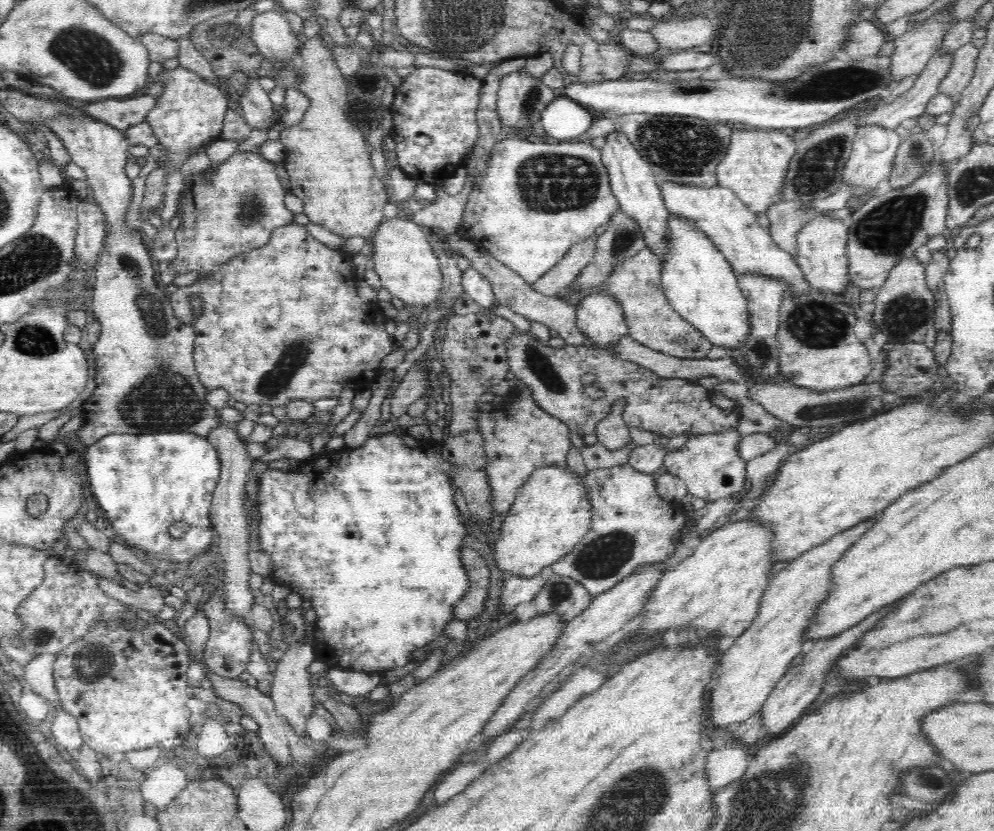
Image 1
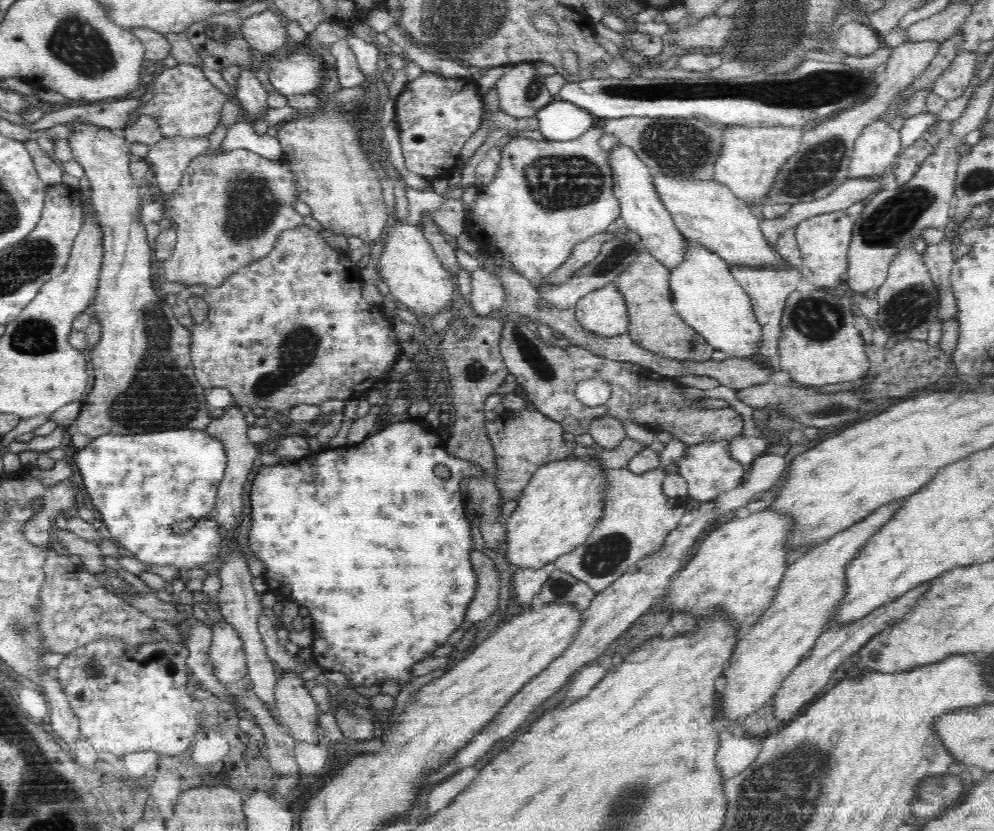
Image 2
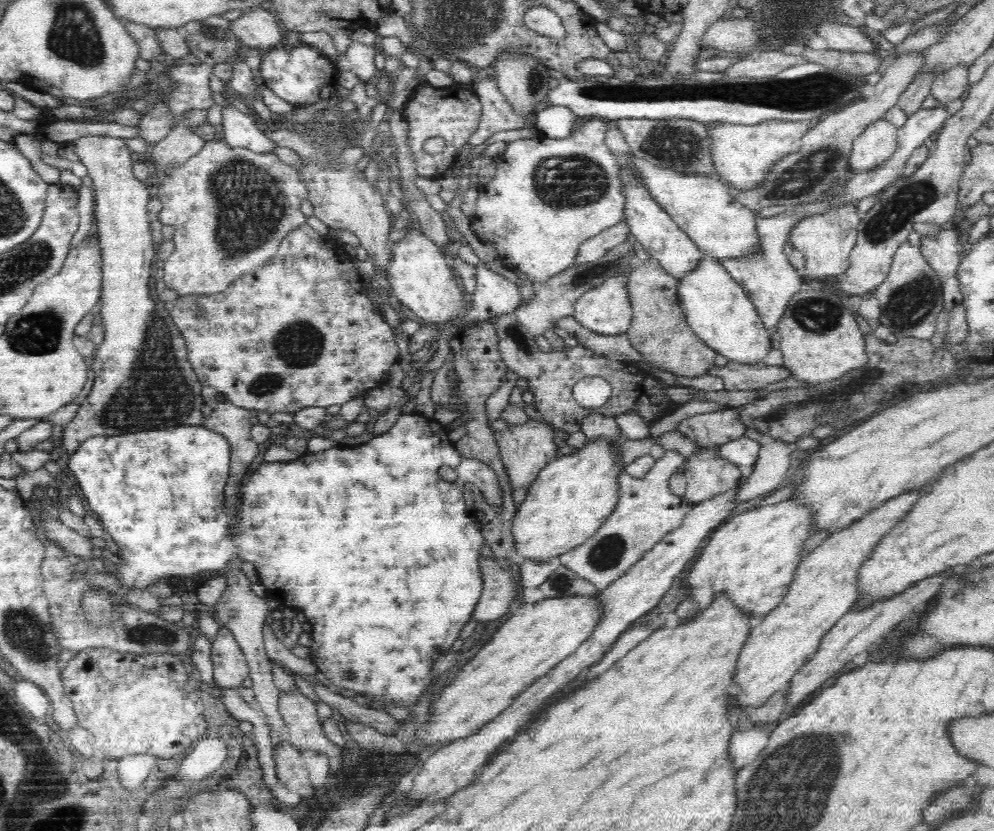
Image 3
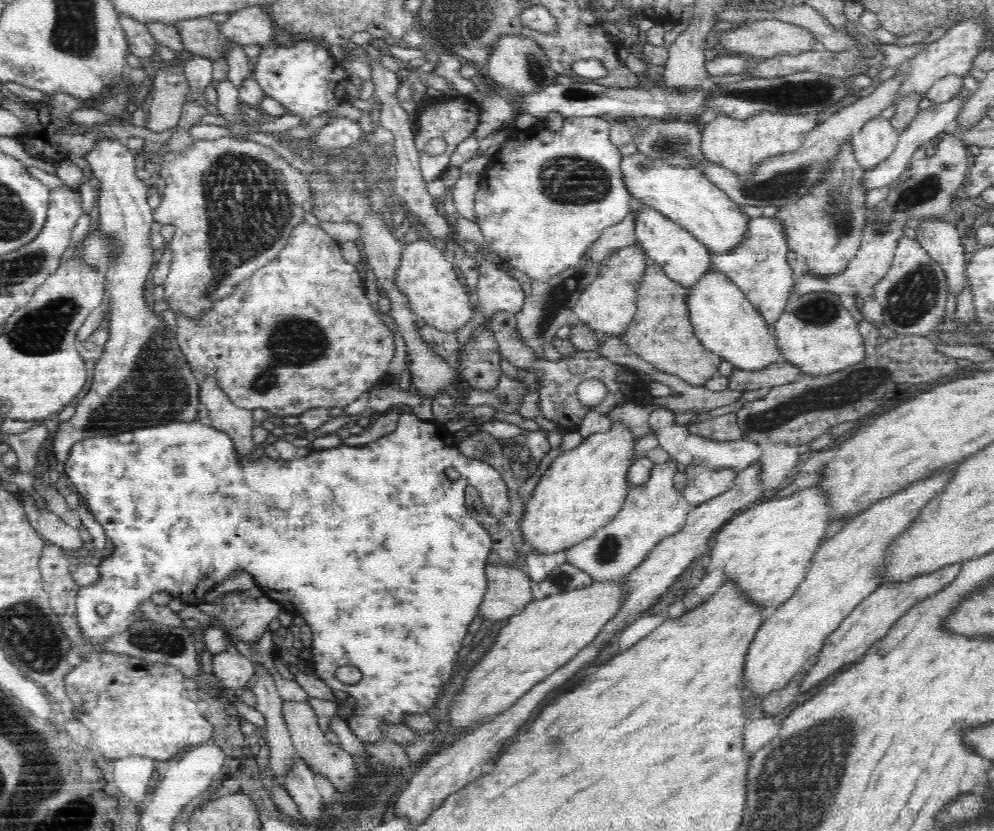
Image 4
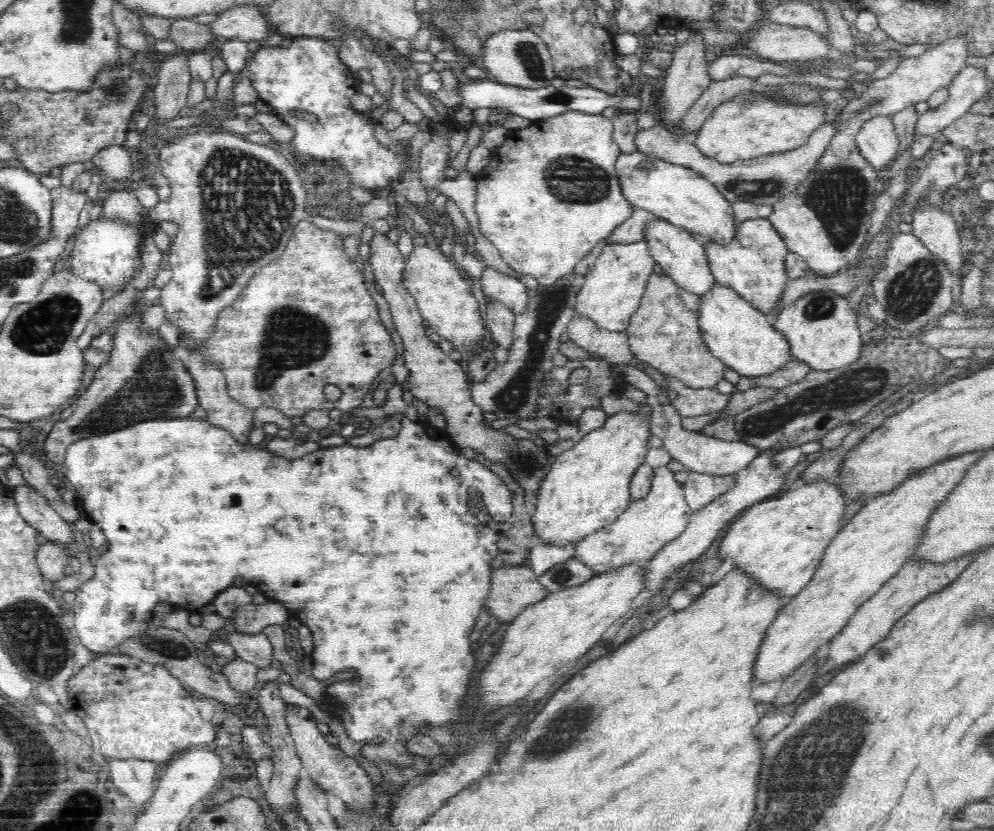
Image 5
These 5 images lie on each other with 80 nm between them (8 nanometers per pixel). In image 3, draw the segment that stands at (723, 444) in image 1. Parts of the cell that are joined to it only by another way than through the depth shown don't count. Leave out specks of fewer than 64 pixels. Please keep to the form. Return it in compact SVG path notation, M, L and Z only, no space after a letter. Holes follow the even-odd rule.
M702 447L696 454L690 454L685 459L683 473L687 478L687 489L682 497L693 504L710 500L723 492L730 491L742 481L738 466L728 462L726 458L720 458L715 447Z

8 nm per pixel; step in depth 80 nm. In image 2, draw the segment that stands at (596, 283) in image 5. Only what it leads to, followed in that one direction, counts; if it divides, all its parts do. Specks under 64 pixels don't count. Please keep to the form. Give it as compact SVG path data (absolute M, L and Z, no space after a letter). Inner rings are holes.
M615 283L585 294L575 304L575 319L598 337L618 337L629 329L628 309Z

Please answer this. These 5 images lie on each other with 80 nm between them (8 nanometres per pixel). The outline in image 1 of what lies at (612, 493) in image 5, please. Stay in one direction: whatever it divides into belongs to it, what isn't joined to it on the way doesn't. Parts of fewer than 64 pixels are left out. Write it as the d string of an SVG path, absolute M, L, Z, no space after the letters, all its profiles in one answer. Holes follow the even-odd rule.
M548 465L536 469L530 478L520 487L507 516L503 520L500 536L496 545L496 564L504 572L512 575L531 577L543 568L554 564L559 558L568 554L581 538L588 532L592 522L592 511L589 508L588 497L584 492L584 481L571 469L560 469L556 465Z

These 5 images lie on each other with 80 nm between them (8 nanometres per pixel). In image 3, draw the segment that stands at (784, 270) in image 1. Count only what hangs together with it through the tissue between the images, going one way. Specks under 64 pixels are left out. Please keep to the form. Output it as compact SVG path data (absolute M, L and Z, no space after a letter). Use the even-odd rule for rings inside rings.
M638 156L632 157L631 162L643 176L644 187L648 188L651 197L673 218L704 255L726 260L764 254L756 230L757 216L747 206L738 202L731 194L730 188L718 178L661 170Z

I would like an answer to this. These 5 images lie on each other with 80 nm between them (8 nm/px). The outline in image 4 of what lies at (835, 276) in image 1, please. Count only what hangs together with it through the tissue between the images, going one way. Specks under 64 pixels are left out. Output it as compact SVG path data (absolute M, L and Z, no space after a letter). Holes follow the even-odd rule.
M844 142L840 146L840 152L829 162L828 172L822 176L820 184L816 184L811 191L802 195L798 201L779 207L774 218L783 219L786 225L787 247L797 255L805 258L809 274L820 276L842 273L850 264L850 260L856 257L861 246L861 231L865 226L868 210L866 209L866 193L869 191L863 183L867 170L857 164L853 155L852 142Z

